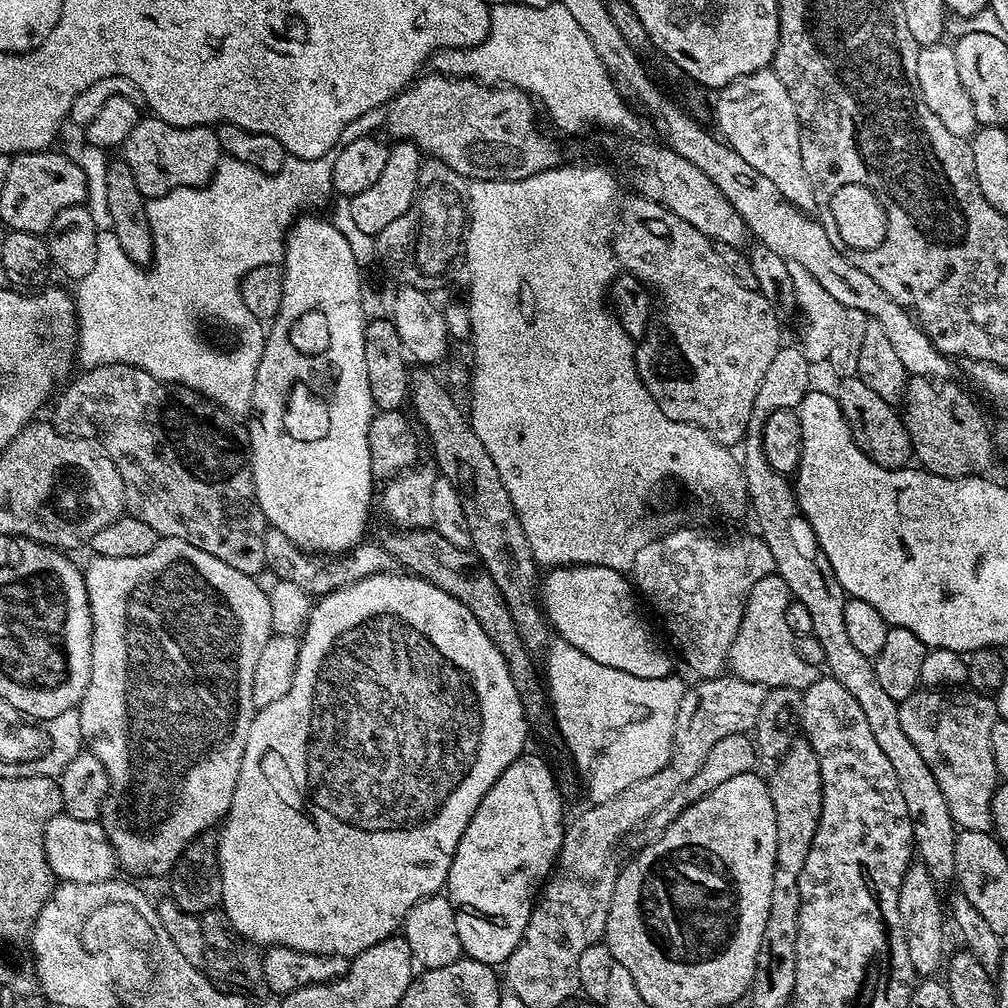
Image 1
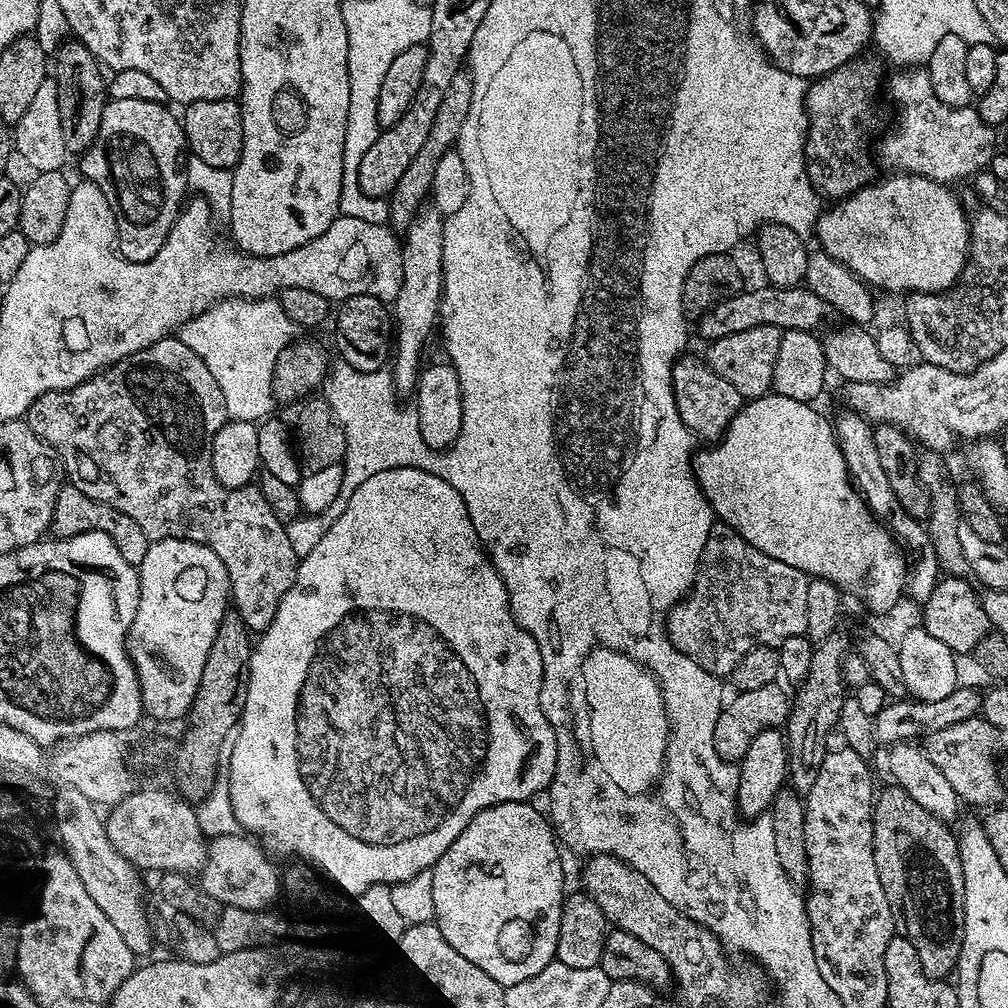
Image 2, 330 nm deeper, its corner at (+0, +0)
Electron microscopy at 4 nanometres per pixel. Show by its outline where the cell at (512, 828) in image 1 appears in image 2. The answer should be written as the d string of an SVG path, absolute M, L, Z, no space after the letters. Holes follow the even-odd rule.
M519 800L518 802L495 804L486 810L482 810L469 822L466 830L462 830L462 834L458 834L458 838L454 838L454 842L450 842L450 846L436 859L436 863L430 869L434 874L434 910L436 911L434 923L442 930L446 942L450 942L450 946L454 946L454 950L458 950L458 954L462 954L462 958L474 962L474 966L478 966L478 970L486 970L486 974L490 974L490 978L494 978L494 982L505 986L530 979L549 963L556 960L558 930L560 929L560 919L566 899L564 864L560 861L561 845L558 843L558 837L549 817L545 813L543 816L534 805L535 803Z

